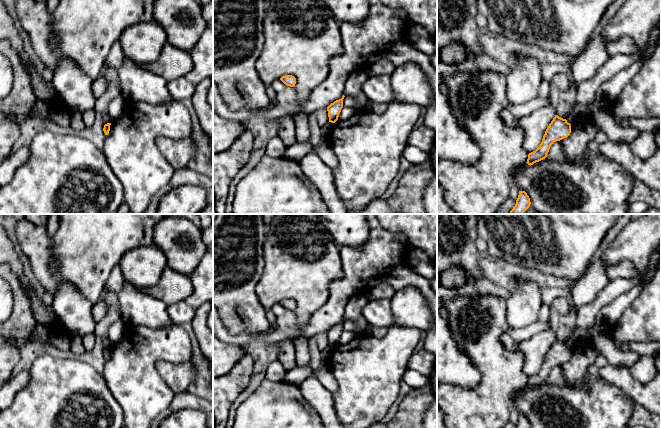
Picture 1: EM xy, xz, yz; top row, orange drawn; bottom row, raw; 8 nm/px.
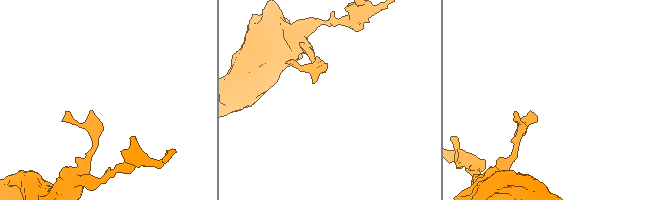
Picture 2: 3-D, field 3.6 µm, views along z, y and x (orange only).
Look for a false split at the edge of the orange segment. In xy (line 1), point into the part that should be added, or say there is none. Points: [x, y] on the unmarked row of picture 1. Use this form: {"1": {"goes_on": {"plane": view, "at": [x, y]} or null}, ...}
{"1": {"goes_on": null}}

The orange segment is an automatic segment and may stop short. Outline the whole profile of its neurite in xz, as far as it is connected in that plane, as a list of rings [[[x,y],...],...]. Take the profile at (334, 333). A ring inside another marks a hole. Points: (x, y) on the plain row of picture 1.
[[[344,319],[341,323],[334,325],[327,331],[329,346],[335,347],[338,344],[341,333],[343,332],[343,323]]]

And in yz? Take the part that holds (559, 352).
[[[555,339],[545,355],[541,368],[535,375],[528,378],[528,383],[526,387],[531,390],[536,386],[545,383],[551,369],[556,365],[567,362],[570,357],[571,348],[568,347],[566,343]]]

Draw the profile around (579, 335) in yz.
[[[575,327],[566,344],[572,349],[580,343],[587,343],[589,341],[589,331],[583,328]]]

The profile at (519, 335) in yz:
[[[537,320],[536,322],[524,328],[509,329],[508,334],[513,339],[513,341],[515,341],[516,343],[521,343],[525,340],[530,339],[535,334],[549,329],[550,329],[550,325],[548,322],[541,322]]]

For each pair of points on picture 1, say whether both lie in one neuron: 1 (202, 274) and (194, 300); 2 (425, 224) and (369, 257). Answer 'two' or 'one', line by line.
1: one
2: two

